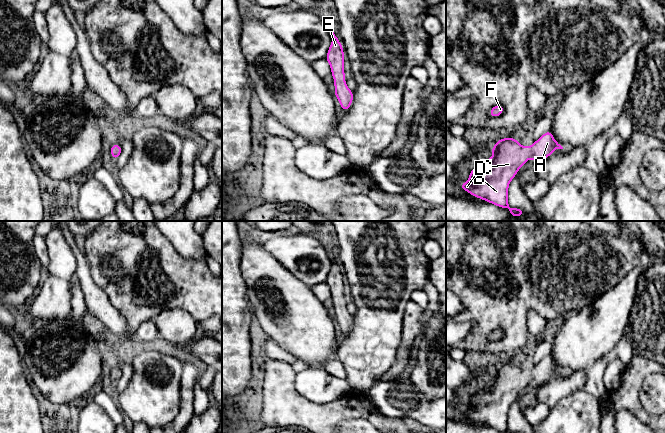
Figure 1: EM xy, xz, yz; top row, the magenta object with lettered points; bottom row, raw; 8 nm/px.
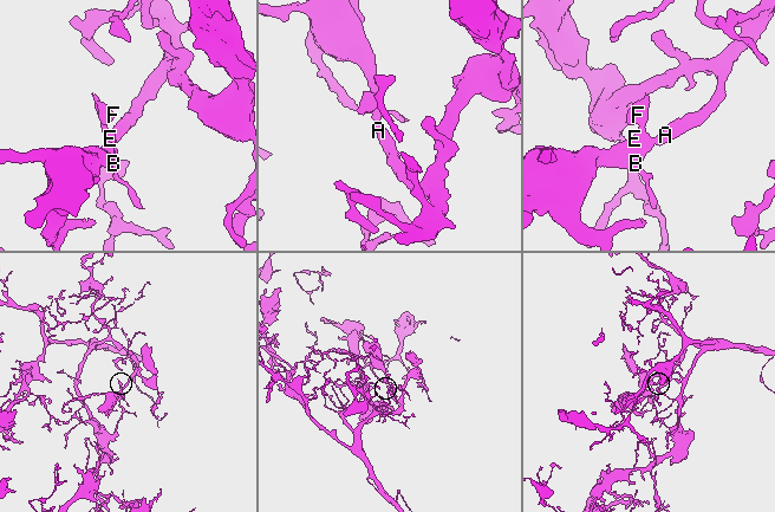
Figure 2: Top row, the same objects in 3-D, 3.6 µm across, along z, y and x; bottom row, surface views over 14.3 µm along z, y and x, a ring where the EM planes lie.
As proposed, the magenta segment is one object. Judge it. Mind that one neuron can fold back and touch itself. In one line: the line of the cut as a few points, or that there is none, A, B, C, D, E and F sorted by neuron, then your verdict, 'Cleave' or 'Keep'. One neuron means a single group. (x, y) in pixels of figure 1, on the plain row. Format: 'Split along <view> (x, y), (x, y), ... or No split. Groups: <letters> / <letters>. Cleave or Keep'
No split. Groups: A B C D E F. Keep

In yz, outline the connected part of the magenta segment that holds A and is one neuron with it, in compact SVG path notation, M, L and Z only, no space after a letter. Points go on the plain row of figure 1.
M551 354L530 371L523 371L516 362L501 362L491 372L492 382L478 387L469 397L469 406L463 405L460 412L498 431L513 433L508 429L511 404L529 382L542 385L555 373L563 371L554 364Z

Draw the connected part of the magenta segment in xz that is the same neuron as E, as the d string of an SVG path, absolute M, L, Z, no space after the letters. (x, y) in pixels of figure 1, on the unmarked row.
M331 250L333 255L333 263L325 283L329 286L331 298L334 302L334 319L340 326L342 336L347 335L353 326L353 315L351 315L345 307L344 297L344 275L342 268L334 258L334 250Z

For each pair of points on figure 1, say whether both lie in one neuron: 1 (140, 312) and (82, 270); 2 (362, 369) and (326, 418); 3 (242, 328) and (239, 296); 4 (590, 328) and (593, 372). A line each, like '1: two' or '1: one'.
1: two
2: two
3: one
4: two

